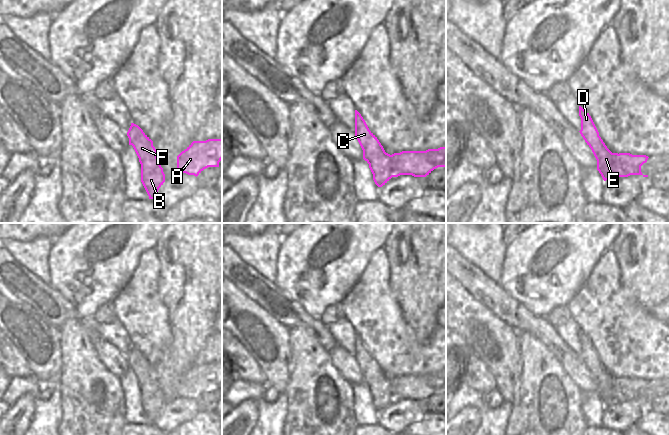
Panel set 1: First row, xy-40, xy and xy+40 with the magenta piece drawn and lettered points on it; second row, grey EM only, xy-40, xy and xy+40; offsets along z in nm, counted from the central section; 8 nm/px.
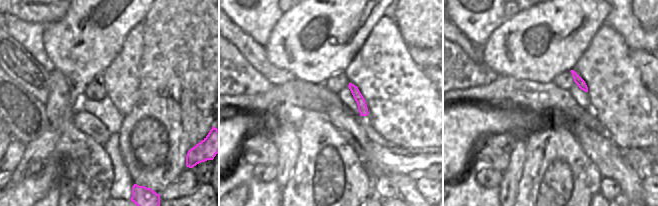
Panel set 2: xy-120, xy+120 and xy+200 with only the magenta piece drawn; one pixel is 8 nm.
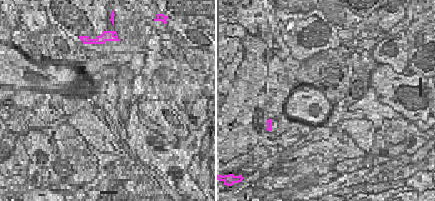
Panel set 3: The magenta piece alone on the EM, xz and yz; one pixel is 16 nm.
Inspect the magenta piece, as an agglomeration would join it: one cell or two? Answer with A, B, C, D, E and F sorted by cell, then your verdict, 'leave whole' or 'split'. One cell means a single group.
A / B C D E F | split

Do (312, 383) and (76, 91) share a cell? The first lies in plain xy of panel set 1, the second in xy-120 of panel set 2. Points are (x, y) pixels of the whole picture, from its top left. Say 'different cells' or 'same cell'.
different cells

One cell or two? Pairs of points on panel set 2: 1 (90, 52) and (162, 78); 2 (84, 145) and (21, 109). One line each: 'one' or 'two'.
1: two
2: two

